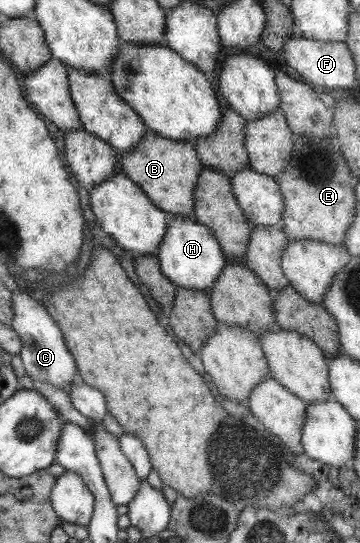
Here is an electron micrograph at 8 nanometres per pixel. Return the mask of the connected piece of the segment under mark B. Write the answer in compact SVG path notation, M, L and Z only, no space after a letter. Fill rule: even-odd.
M150 130L141 139L139 145L132 146L132 150L124 152L120 156L120 169L124 175L129 176L147 195L157 208L163 209L167 215L178 214L188 216L195 209L195 187L199 181L199 175L203 171L203 165L195 151L194 144L184 141L164 139Z

